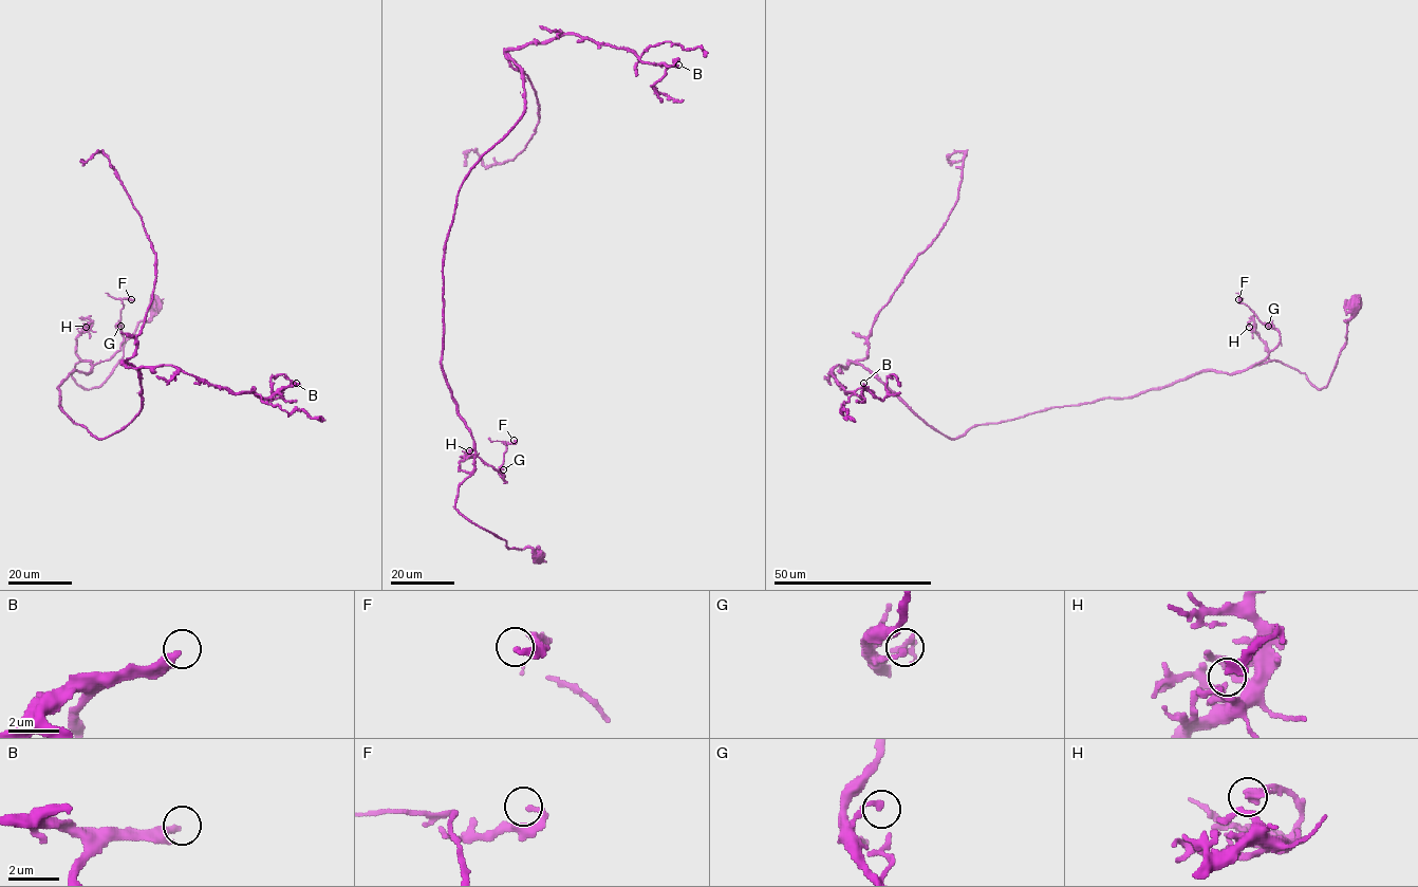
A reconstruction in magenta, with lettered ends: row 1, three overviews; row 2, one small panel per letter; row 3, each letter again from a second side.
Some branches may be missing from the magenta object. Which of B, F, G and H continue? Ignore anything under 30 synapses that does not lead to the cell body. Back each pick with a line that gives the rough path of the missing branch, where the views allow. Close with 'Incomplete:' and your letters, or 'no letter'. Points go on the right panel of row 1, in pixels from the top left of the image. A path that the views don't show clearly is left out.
B: missing branch runs (863, 383), (884, 351), (908, 359)
Incomplete: B

